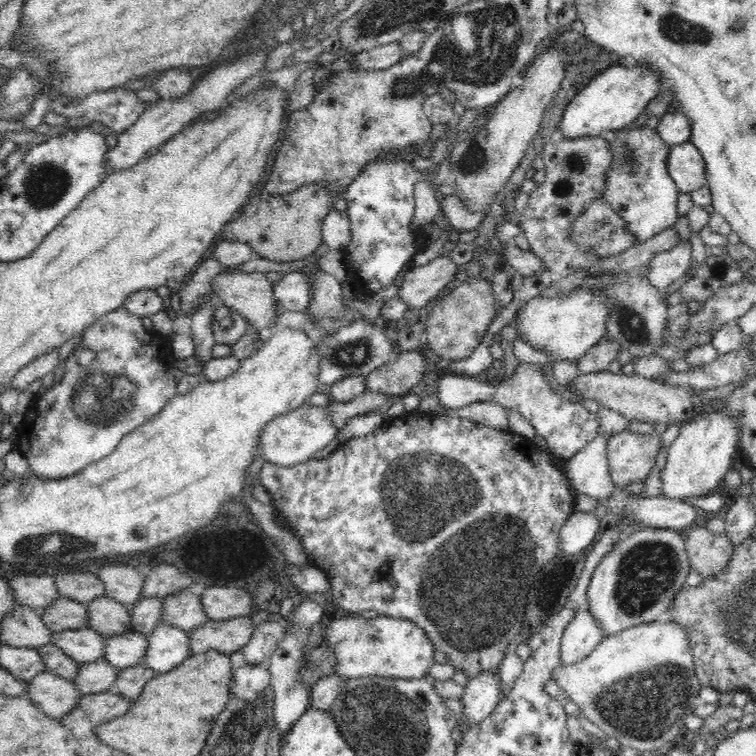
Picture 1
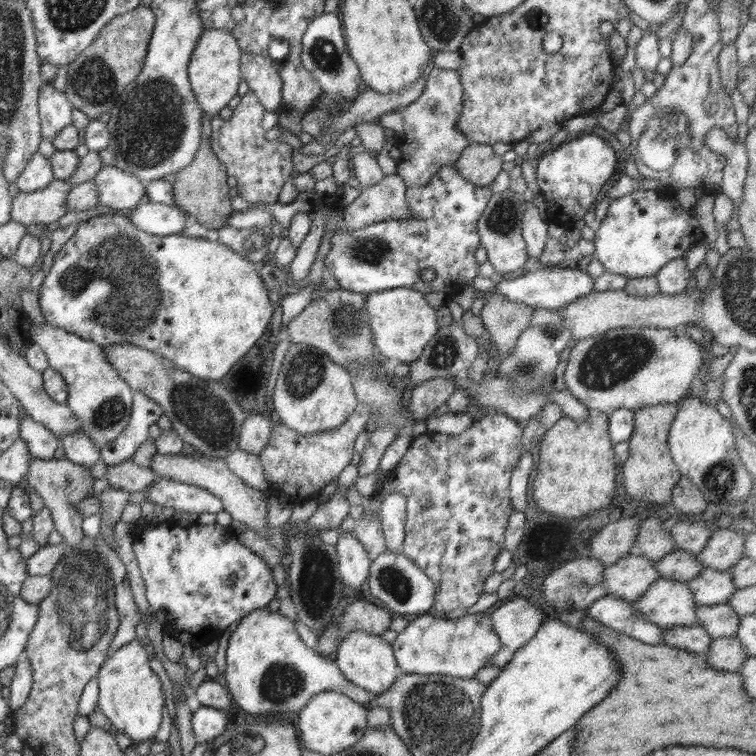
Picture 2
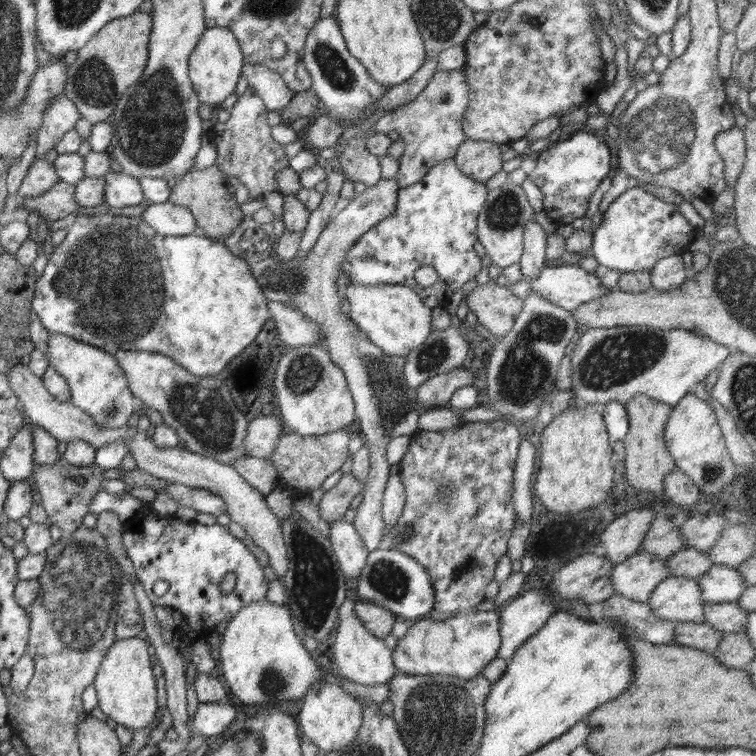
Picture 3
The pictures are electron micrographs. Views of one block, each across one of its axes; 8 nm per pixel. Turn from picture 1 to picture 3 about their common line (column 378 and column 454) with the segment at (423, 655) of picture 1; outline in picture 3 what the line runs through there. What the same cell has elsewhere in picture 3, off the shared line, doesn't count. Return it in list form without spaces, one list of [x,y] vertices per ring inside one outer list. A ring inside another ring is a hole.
[[[474,611],[457,613],[451,618],[436,621],[418,618],[409,626],[406,636],[398,640],[393,651],[394,666],[409,675],[448,675],[456,678],[470,680],[480,676],[484,667],[498,657],[501,647],[499,614],[493,611]]]

